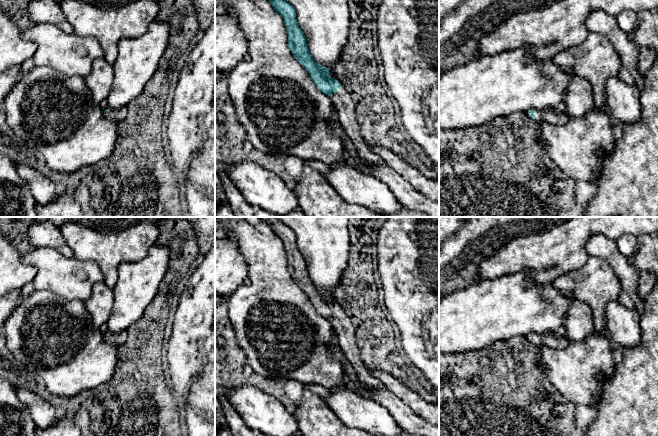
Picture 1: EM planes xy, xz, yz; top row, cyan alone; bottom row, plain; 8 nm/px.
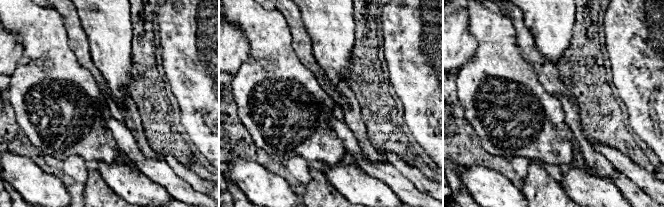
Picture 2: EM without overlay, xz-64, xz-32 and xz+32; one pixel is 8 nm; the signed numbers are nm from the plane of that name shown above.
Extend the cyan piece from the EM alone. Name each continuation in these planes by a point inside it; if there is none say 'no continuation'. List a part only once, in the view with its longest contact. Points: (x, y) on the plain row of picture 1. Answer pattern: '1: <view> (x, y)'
1: xz (341, 323)

